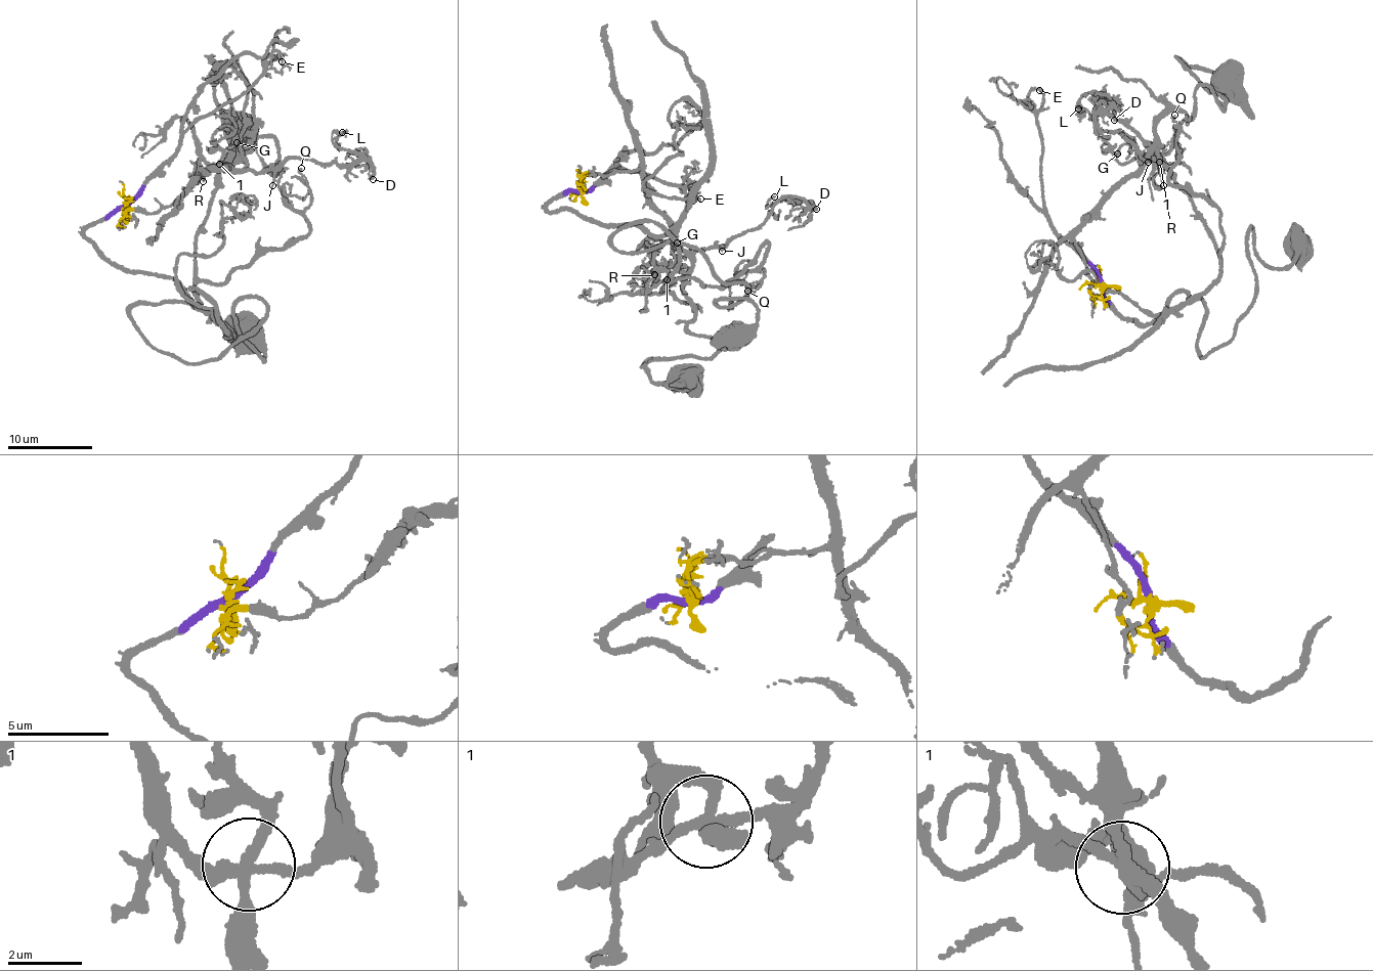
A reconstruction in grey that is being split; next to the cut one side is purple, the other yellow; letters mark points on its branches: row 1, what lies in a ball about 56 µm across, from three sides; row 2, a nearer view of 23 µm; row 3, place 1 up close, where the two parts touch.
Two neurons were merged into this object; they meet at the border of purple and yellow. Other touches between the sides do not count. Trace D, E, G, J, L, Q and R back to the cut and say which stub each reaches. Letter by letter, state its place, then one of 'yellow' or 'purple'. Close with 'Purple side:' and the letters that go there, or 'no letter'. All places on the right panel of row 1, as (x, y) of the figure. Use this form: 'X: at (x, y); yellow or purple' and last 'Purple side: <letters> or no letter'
D: at (1114, 120); yellow
E: at (1039, 90); purple
G: at (1117, 153); purple
J: at (1148, 162); yellow
L: at (1078, 108); yellow
Q: at (1174, 115); purple
R: at (1163, 185); yellow
Purple side: E, G, Q

